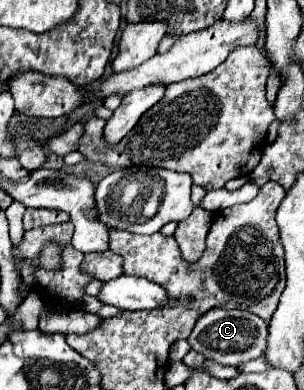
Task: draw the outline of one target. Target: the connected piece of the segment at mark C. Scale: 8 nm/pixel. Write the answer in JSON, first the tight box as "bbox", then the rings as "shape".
{"bbox":[187,309,267,367],"shape":[[[209,309],[207,313],[203,313],[203,317],[199,317],[199,323],[195,323],[187,341],[191,349],[205,355],[205,359],[219,365],[237,367],[243,361],[263,357],[263,349],[267,347],[267,333],[267,321],[255,317],[253,313],[247,313],[243,309]]]}

